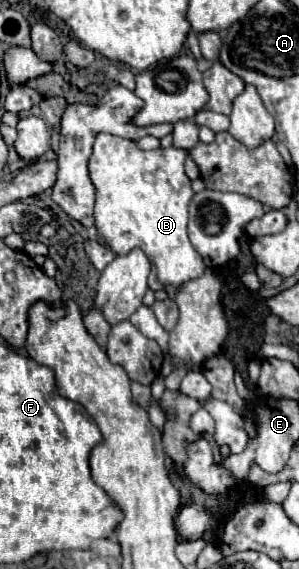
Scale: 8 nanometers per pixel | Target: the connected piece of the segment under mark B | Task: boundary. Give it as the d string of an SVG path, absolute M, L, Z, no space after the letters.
M99 133L93 145L93 153L89 159L89 175L97 189L95 201L95 227L103 241L115 251L115 255L127 255L133 247L141 247L151 261L149 287L153 291L163 289L165 285L179 287L181 283L203 275L205 263L201 255L195 251L187 237L187 213L189 203L193 199L191 179L185 175L183 161L187 151L177 147L159 147L153 151L143 151L137 147L137 141L123 139L111 133Z

